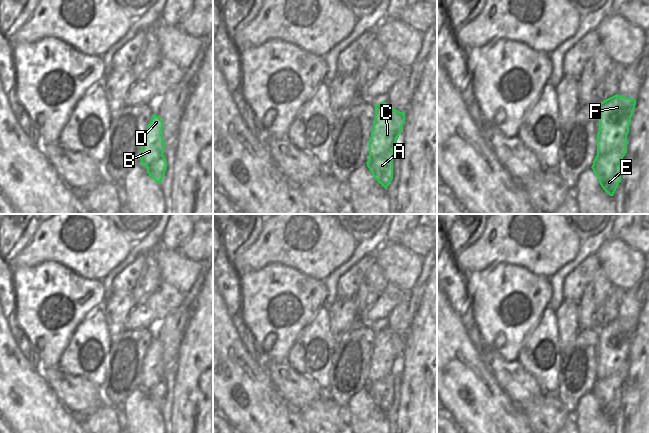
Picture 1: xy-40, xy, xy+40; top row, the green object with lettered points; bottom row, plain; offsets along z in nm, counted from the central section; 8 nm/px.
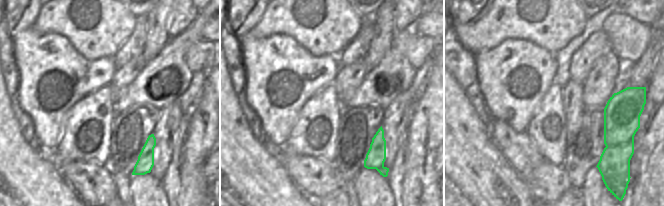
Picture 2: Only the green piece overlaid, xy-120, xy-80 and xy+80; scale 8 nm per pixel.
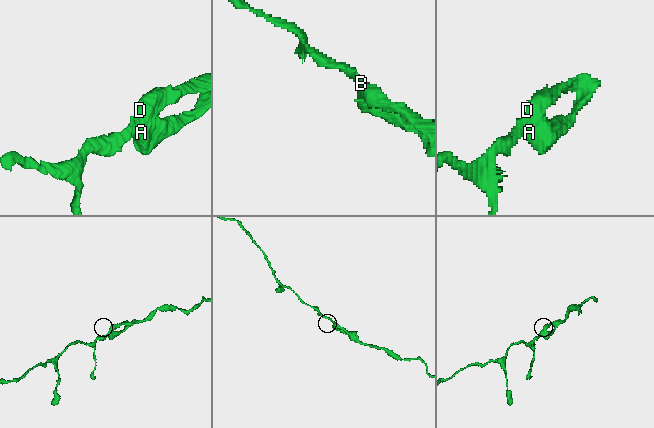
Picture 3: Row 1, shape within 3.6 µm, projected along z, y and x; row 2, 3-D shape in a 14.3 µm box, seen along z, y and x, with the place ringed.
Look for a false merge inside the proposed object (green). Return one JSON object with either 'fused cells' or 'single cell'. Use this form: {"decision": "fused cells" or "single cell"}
{"decision": "single cell"}

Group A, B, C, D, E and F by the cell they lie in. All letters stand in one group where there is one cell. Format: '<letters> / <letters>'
A B C D E F

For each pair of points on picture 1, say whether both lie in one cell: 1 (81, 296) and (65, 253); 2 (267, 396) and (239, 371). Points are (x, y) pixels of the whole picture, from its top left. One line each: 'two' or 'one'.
1: two
2: one

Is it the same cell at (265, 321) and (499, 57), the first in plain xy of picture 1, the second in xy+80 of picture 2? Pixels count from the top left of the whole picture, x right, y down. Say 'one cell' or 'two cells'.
one cell

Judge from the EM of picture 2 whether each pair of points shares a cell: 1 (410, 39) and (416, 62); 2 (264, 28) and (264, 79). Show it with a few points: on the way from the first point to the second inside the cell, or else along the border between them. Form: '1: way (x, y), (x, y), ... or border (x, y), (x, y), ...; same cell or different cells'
1: way (412, 45), (416, 49), (416, 56); same cell
2: border (248, 32), (255, 36), (287, 36); different cells

